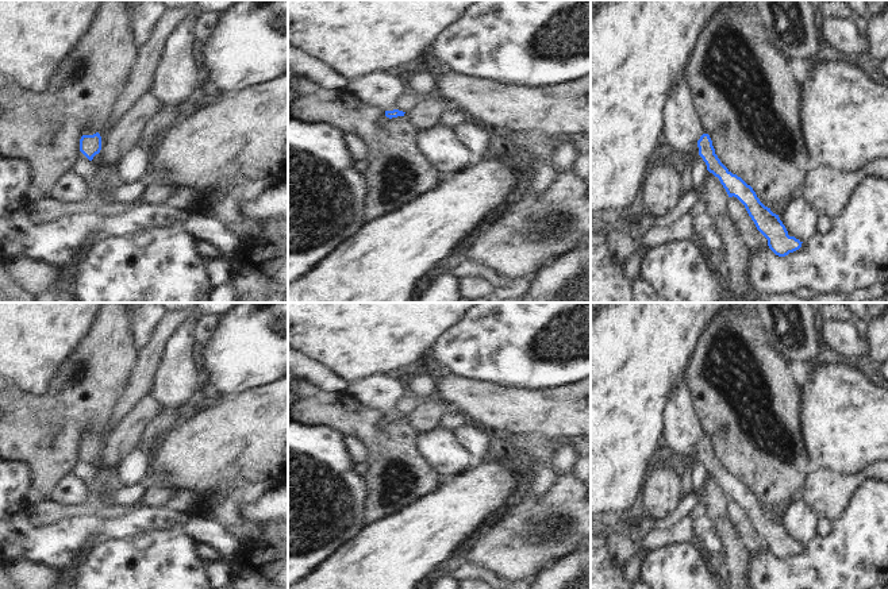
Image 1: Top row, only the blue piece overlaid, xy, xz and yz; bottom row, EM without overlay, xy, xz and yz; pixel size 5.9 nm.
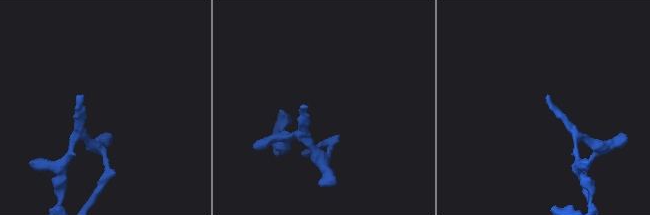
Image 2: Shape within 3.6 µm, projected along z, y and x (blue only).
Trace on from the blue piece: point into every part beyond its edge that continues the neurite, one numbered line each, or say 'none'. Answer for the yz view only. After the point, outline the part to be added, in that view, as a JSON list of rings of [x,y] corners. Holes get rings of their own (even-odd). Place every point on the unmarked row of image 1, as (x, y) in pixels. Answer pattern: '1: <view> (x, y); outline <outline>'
1: yz (683, 431); outline [[[683,380],[669,397],[664,424],[664,444],[674,455],[689,457],[703,436],[704,432],[693,408],[688,384]]]

